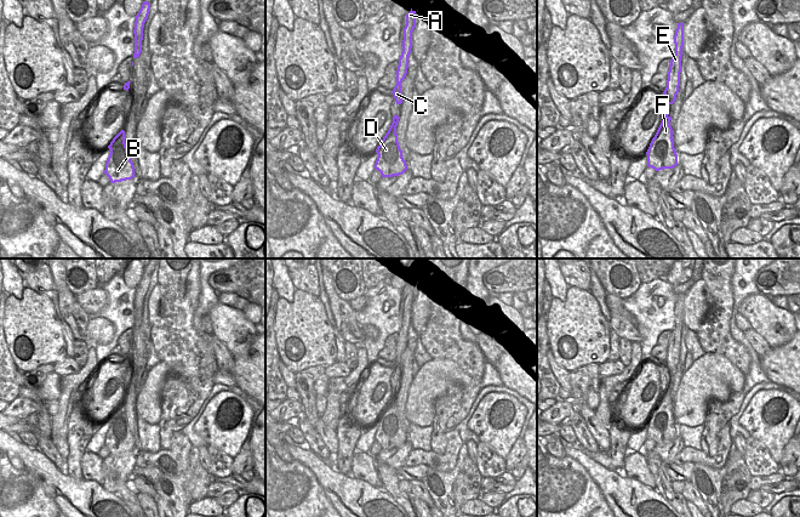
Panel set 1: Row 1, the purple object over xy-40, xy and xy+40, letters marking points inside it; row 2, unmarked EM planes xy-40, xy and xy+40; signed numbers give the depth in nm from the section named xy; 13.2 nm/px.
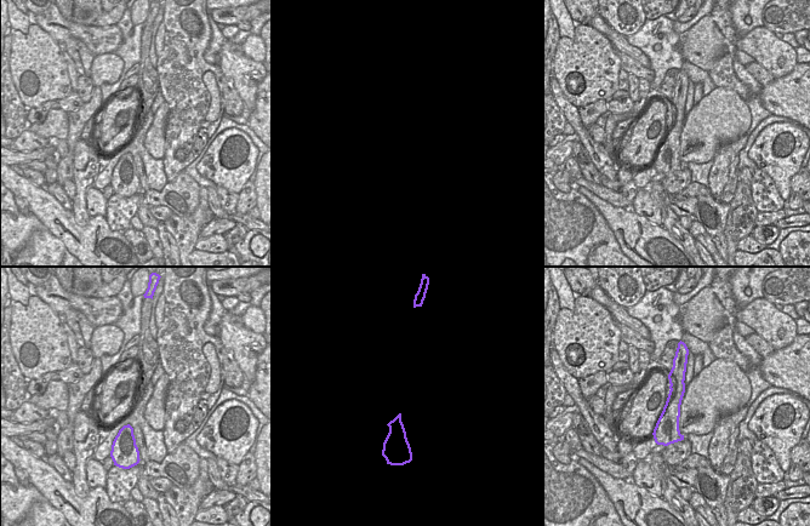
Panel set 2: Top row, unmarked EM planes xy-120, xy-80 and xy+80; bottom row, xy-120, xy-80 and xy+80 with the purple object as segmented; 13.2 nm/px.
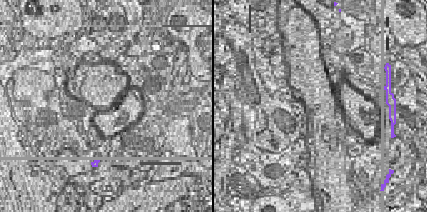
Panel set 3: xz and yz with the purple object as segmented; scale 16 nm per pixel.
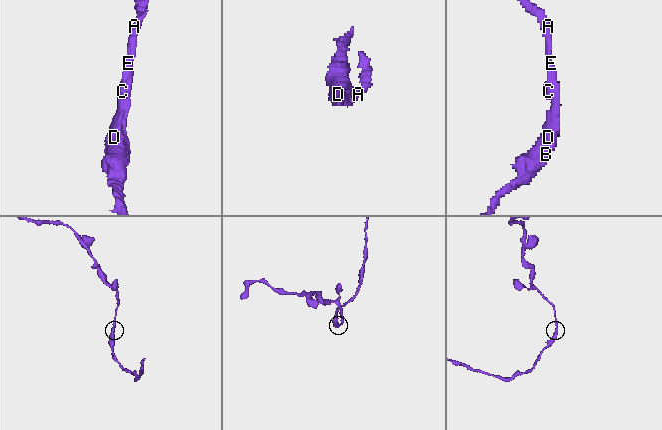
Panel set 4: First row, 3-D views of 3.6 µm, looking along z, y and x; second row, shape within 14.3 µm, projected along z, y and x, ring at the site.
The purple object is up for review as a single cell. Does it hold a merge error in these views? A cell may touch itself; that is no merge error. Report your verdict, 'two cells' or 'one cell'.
two cells

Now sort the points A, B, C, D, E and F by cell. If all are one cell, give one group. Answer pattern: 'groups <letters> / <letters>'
groups A / B C D E F

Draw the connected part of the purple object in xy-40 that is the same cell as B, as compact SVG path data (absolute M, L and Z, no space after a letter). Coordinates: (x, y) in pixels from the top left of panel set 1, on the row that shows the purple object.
M121 130L108 146L110 149L104 174L112 183L132 180L135 177L133 163L125 143L125 131Z

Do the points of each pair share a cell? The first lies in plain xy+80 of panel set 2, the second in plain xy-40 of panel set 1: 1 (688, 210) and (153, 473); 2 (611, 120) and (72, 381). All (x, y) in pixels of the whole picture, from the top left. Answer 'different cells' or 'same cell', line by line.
1: same cell
2: same cell

